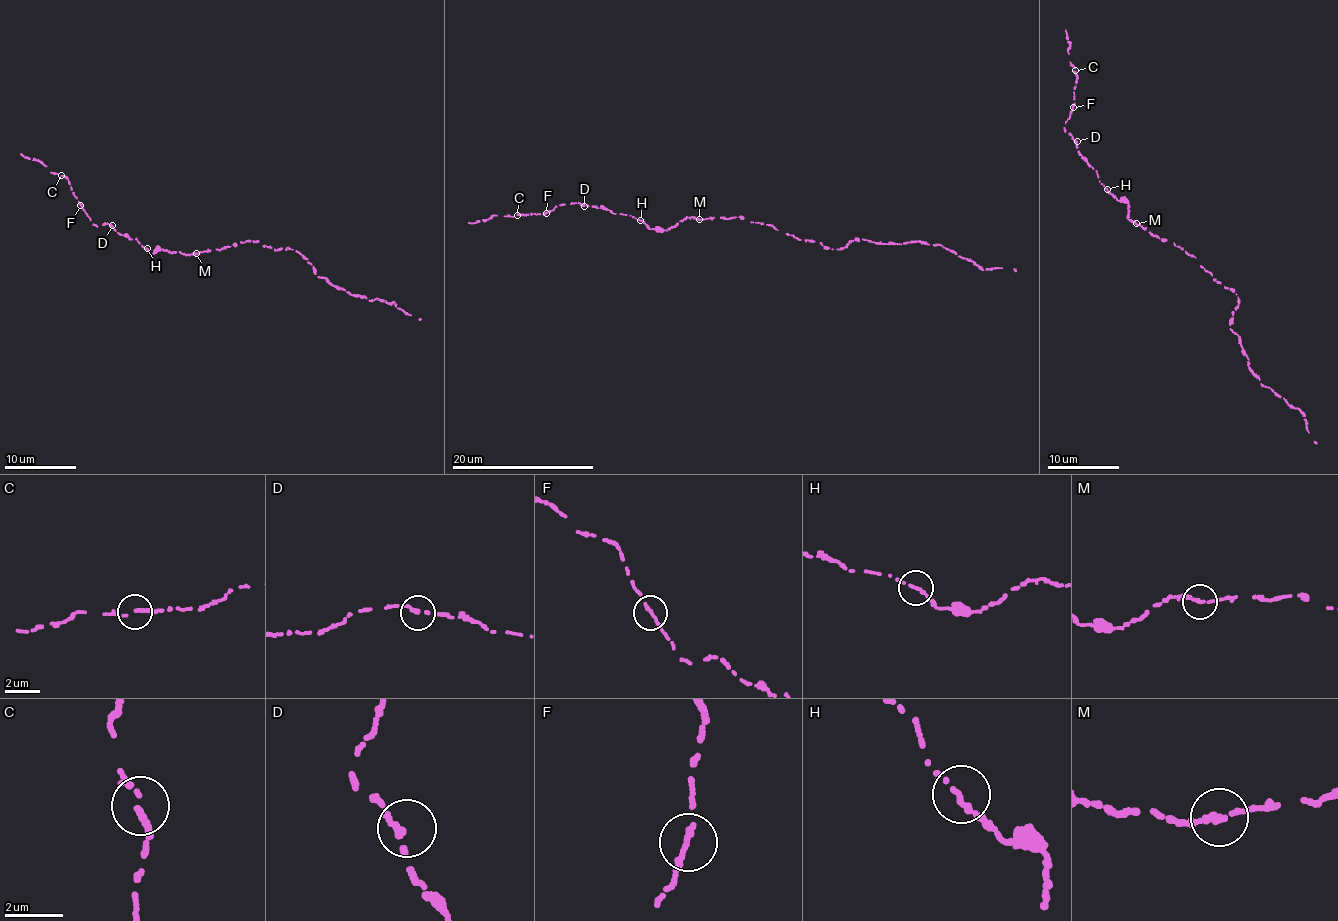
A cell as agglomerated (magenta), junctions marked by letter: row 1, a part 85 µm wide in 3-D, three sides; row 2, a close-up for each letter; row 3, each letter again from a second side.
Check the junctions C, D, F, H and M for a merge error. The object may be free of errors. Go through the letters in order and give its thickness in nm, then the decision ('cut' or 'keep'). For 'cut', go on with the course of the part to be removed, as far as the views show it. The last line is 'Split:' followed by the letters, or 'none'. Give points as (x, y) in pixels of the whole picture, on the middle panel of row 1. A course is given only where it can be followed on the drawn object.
C: 190 nm | keep
D: 200 nm | keep
F: 190 nm | keep
H: 190 nm | keep
M: 200 nm | keep
Split: none

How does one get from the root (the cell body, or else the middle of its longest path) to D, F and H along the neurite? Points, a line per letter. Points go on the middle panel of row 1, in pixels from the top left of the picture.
D: (743, 218), (740, 216), (698, 220), (692, 217), (657, 231), (629, 215), (584, 206)
F: (743, 218), (692, 217), (657, 231), (629, 215), (578, 203), (560, 204), (546, 213)
H: (743, 218), (740, 216), (698, 220), (692, 217), (657, 231), (640, 220)

